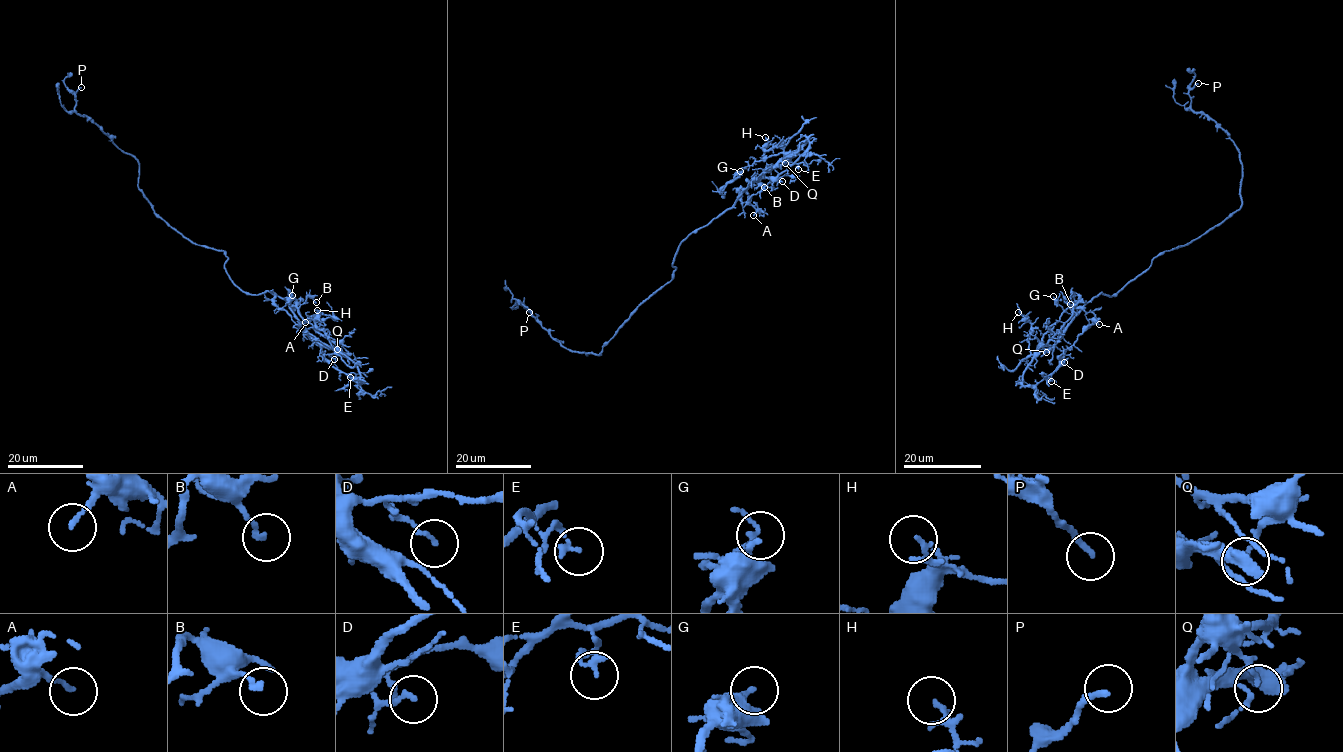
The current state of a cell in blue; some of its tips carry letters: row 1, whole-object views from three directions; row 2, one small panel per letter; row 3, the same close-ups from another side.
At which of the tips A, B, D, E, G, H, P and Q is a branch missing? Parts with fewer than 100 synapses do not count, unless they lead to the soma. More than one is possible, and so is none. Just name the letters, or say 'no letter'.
no letter

